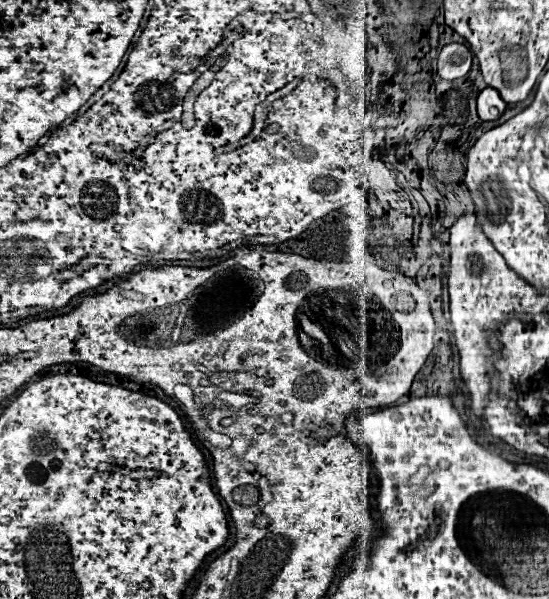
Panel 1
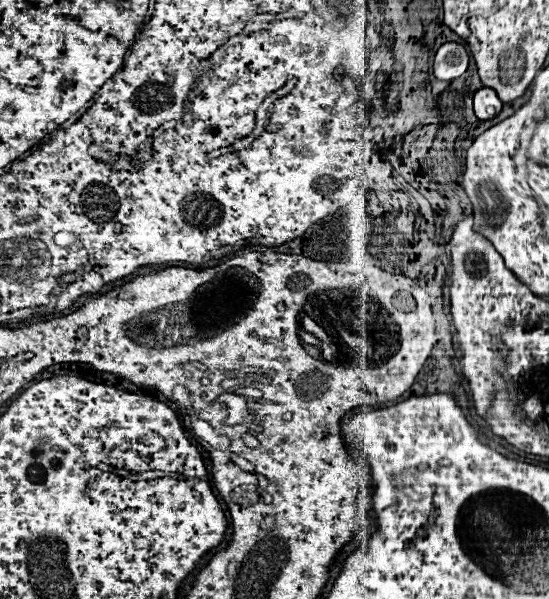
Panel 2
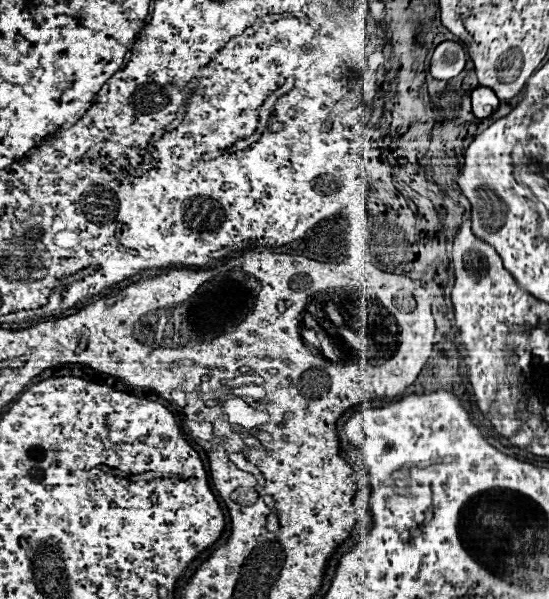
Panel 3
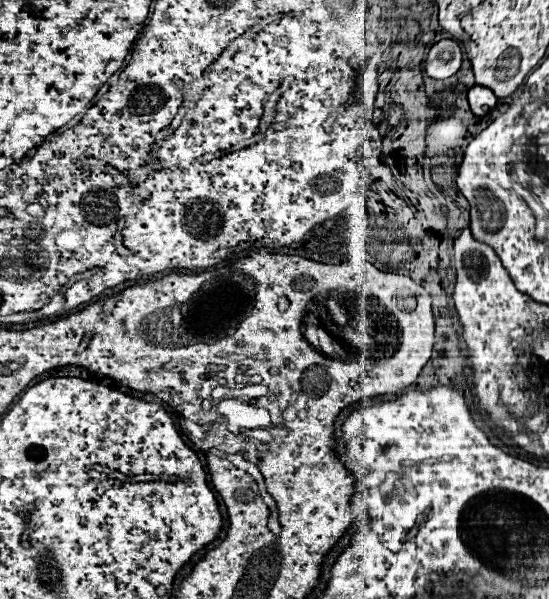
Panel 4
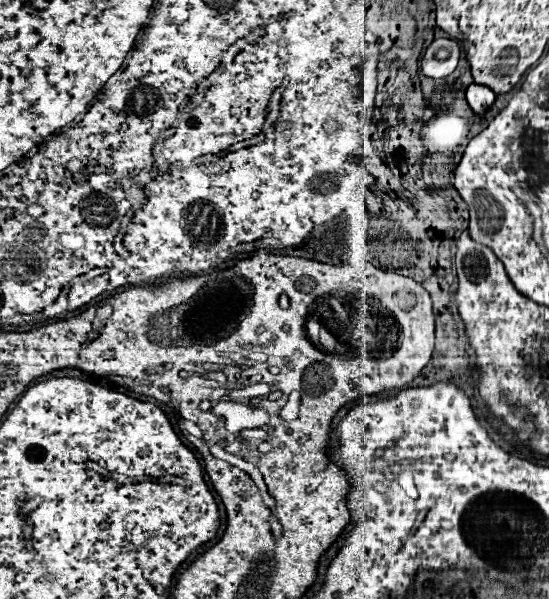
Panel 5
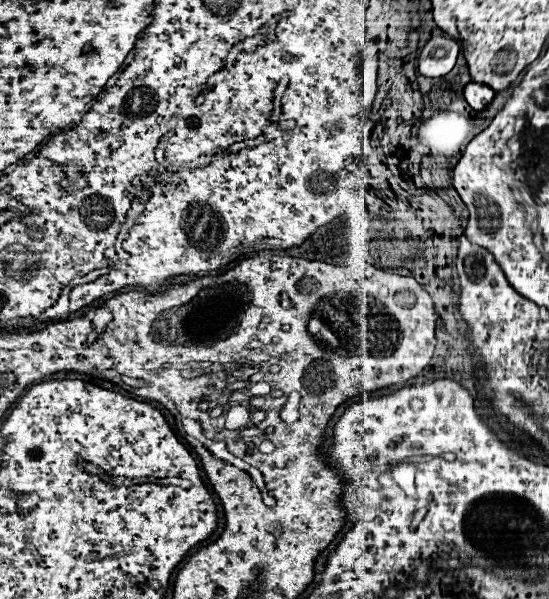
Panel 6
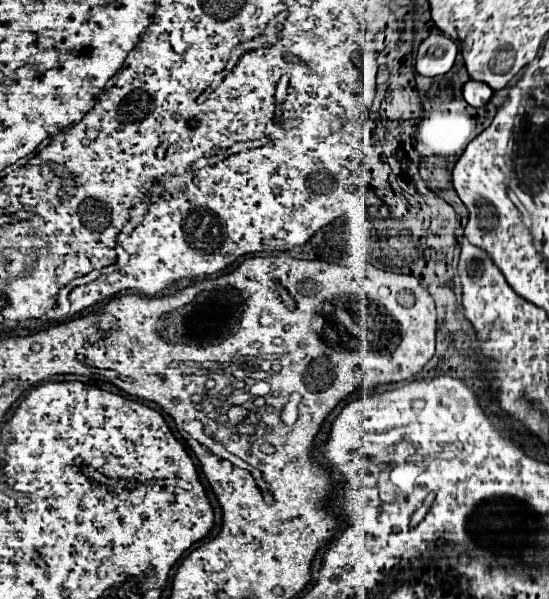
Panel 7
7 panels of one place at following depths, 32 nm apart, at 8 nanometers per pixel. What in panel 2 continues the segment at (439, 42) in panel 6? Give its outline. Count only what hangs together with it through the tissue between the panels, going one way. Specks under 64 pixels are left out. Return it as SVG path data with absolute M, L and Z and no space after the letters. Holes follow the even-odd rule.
M446 42L434 54L434 68L432 74L438 80L454 80L466 72L470 62L470 54L462 44Z

